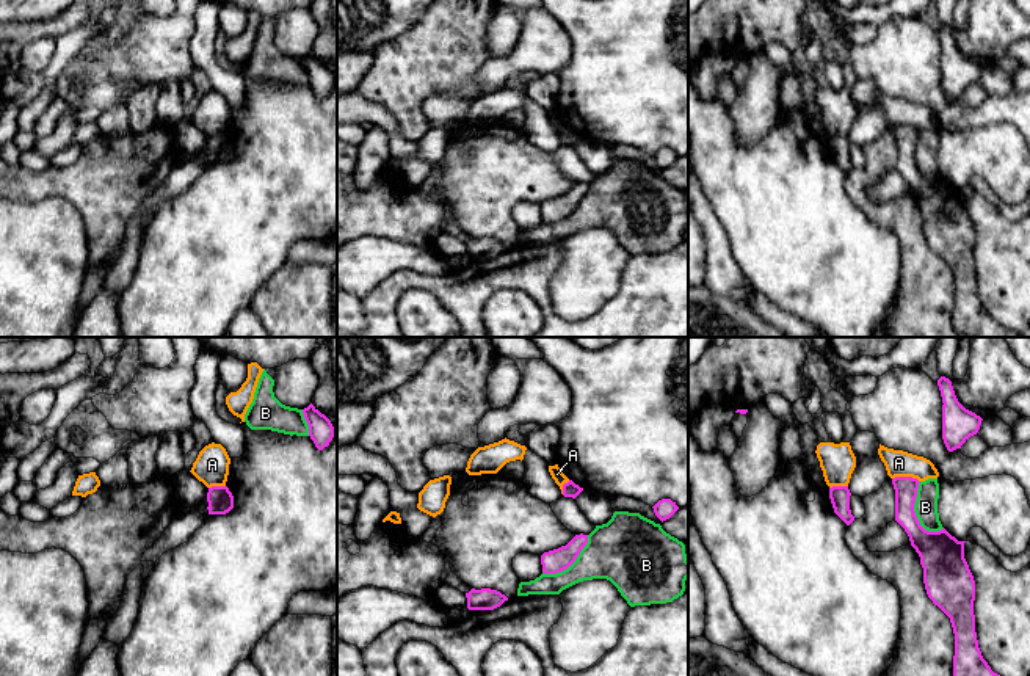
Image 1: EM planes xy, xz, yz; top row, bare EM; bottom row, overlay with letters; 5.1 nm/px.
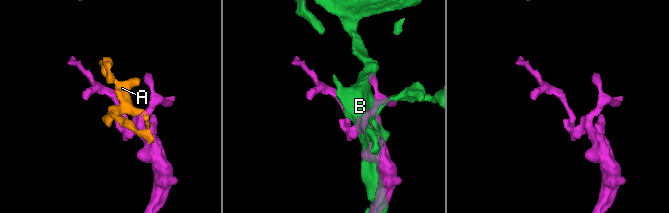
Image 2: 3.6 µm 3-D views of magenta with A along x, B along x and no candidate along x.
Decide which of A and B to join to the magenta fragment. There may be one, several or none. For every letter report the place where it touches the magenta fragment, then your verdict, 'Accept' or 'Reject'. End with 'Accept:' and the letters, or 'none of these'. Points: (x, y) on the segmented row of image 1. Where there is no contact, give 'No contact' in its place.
A: Touches magenta at yz (906, 477). Reject
B: Touches magenta at yz (914, 512). Accept
Accept: B

